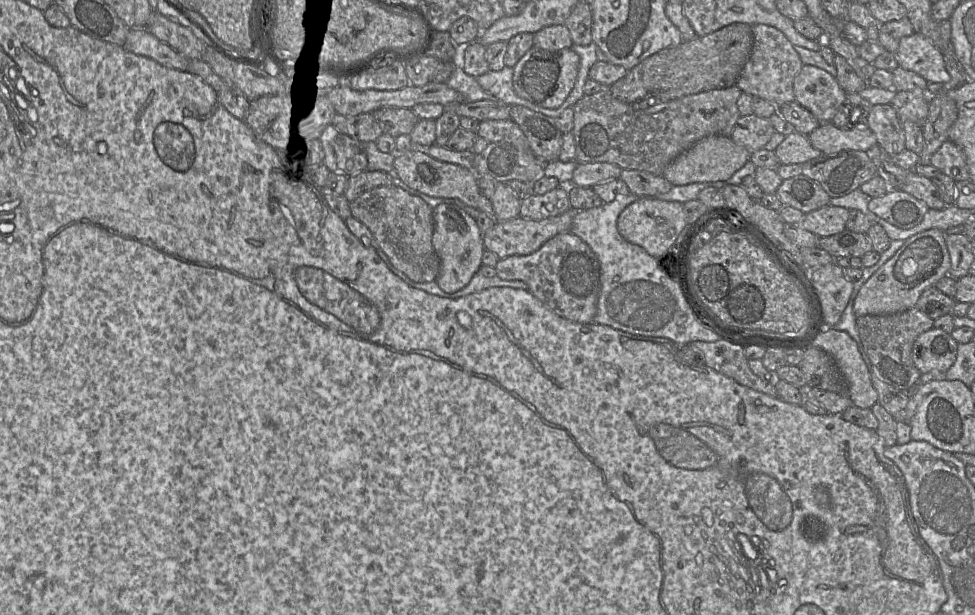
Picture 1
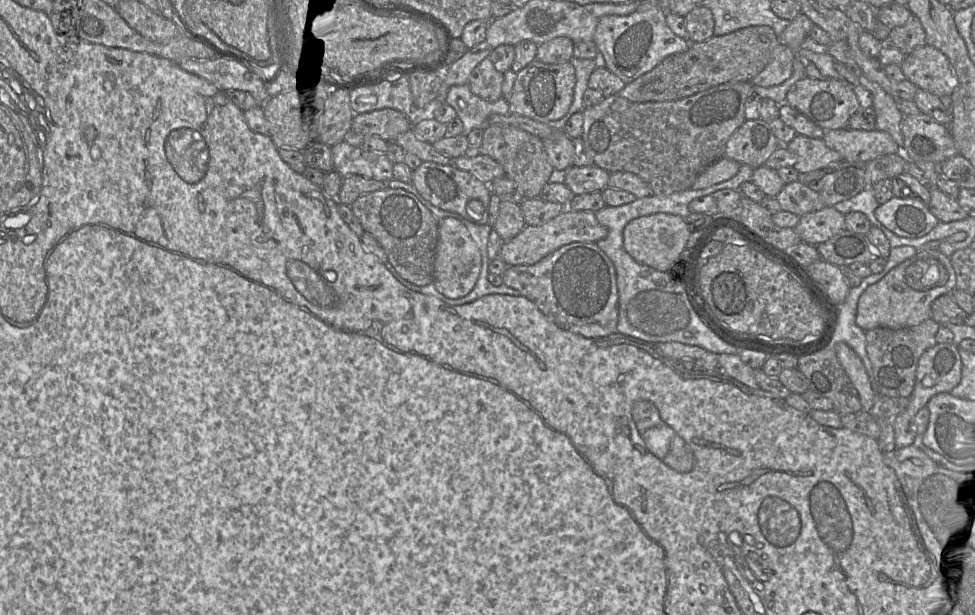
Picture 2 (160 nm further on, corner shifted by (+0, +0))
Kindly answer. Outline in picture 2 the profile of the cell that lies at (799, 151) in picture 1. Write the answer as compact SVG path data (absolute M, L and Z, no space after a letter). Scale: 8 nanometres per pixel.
M797 134L785 146L796 157L794 168L798 173L823 169L831 163L842 160L841 155L830 149L823 139L809 138Z

